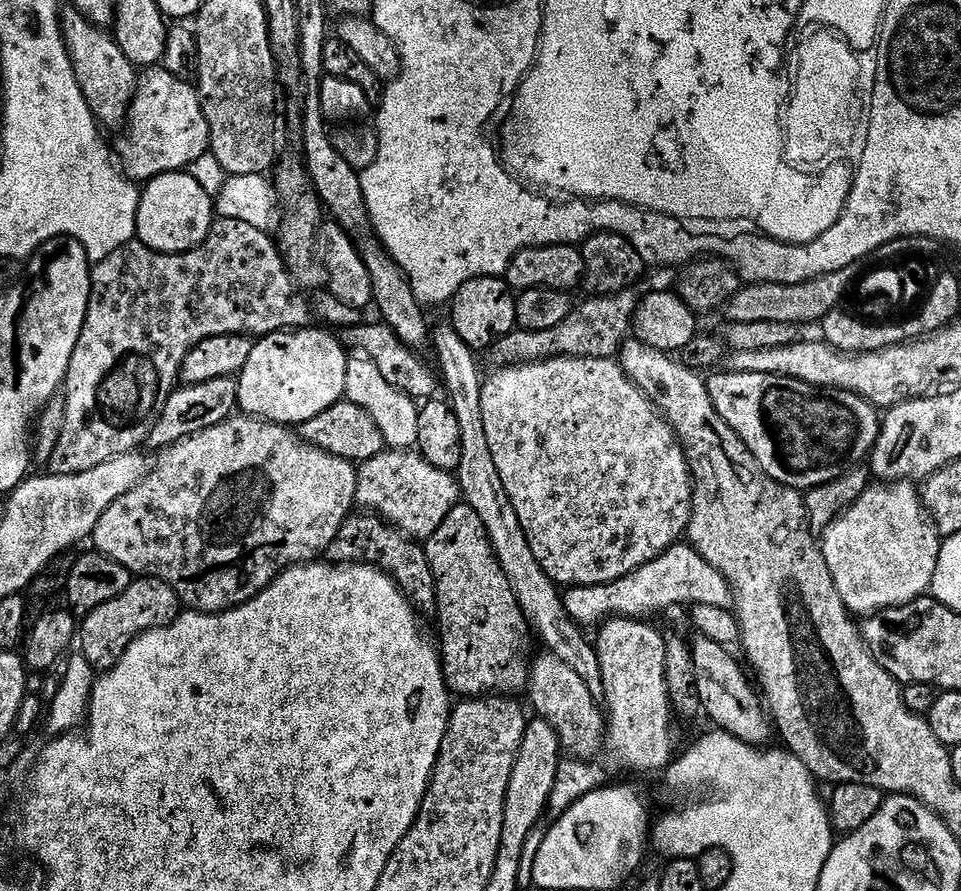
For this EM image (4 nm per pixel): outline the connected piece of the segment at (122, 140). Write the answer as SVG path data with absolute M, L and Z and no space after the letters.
M148 66L137 75L136 83L130 92L128 108L118 118L116 141L110 144L119 167L130 181L147 182L163 172L187 169L192 166L188 164L202 159L209 151L208 141L204 138L204 124L209 120L200 120L200 116L196 116L196 102L192 100L192 95L184 92L188 80L182 78L179 84L176 84L179 78L181 77L177 73L169 72L164 66Z

